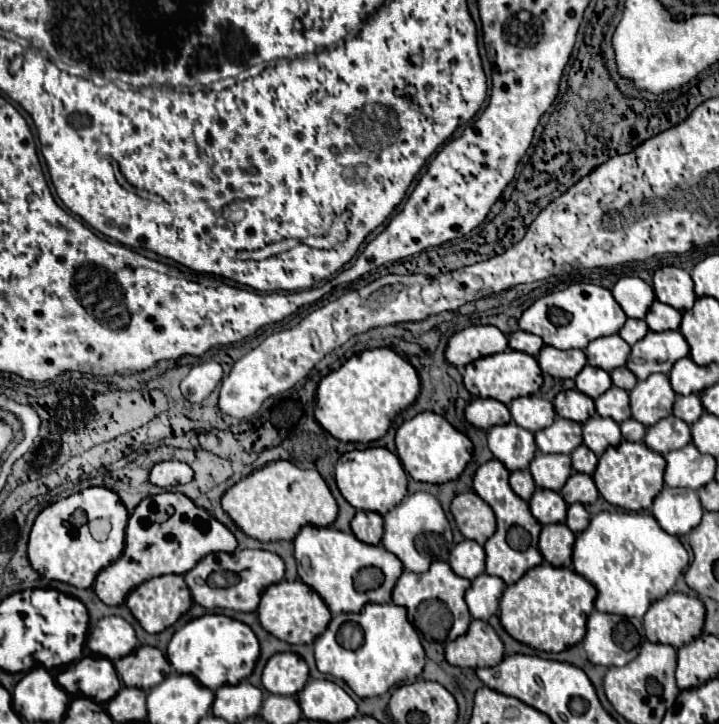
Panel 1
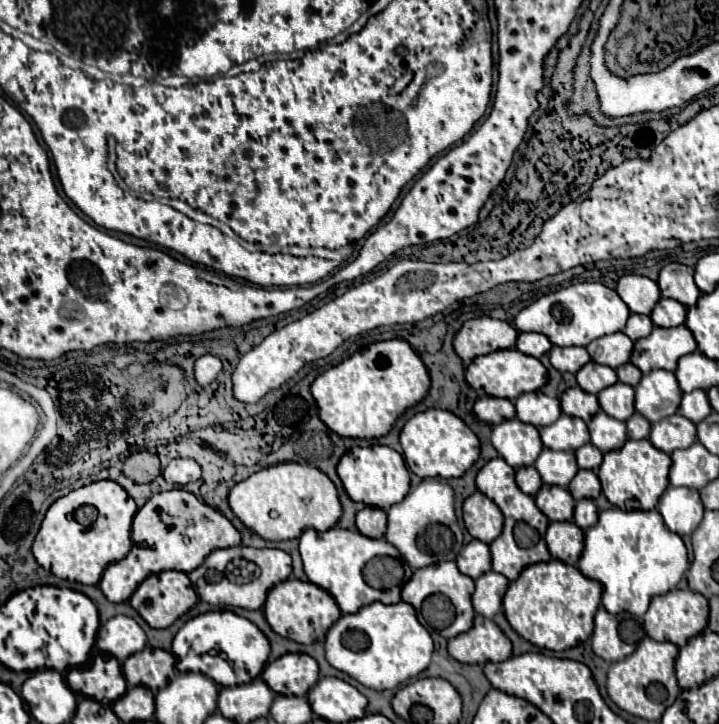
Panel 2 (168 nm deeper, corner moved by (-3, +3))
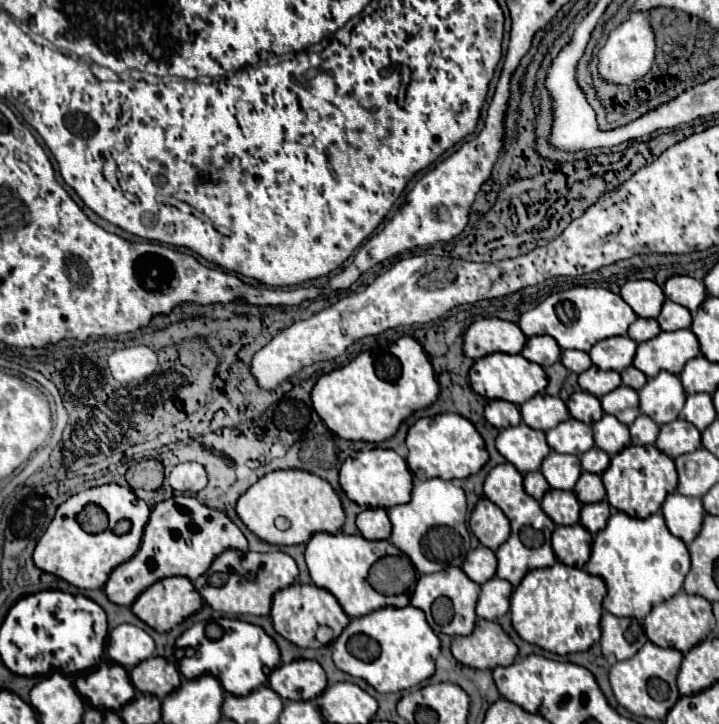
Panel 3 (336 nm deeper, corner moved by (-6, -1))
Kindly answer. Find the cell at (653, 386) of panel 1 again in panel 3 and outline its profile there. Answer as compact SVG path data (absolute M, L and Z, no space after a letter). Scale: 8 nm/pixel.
M663 370L655 378L649 378L639 390L639 400L641 412L661 426L679 416L685 402L685 390L675 374Z

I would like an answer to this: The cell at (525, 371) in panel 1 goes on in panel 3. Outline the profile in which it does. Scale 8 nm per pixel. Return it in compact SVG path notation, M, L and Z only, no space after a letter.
M489 354L485 358L475 360L475 364L469 370L469 384L471 388L489 400L507 400L511 404L523 404L529 398L533 398L537 392L545 390L547 386L547 376L543 368L535 362L529 362L521 354Z

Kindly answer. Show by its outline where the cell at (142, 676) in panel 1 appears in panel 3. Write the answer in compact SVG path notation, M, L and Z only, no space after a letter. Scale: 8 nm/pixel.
M151 656L147 662L139 662L139 666L131 670L131 682L143 694L165 698L171 690L181 686L181 674L179 668L167 658Z

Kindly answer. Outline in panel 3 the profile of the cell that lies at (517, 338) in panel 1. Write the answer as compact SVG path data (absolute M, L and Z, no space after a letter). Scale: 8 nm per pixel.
M533 336L533 338L527 338L527 344L521 354L529 362L535 362L535 364L547 368L561 358L561 348L551 336Z

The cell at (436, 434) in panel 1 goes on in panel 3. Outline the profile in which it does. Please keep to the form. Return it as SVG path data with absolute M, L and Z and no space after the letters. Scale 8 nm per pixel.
M437 414L433 418L419 418L409 428L405 444L409 448L407 466L419 480L435 476L443 480L463 480L471 474L477 474L489 460L481 434L467 418L459 414Z

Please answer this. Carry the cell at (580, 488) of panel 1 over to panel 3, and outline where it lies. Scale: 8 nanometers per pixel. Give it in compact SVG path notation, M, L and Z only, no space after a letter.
M583 472L575 484L575 494L577 494L579 502L583 502L583 504L605 500L605 488L601 482L601 476L591 474L591 472Z

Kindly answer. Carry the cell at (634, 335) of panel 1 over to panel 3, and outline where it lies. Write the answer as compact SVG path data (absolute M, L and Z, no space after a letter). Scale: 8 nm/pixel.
M637 318L631 326L629 326L629 338L635 342L645 342L655 338L661 332L657 320L653 318Z

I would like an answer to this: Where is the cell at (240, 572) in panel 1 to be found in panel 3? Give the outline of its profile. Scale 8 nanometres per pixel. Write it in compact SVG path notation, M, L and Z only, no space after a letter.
M227 550L213 560L209 570L199 576L193 584L203 596L205 604L217 612L225 614L255 614L267 616L271 610L271 600L277 590L291 586L297 578L299 570L295 560L285 552L241 552L241 550Z

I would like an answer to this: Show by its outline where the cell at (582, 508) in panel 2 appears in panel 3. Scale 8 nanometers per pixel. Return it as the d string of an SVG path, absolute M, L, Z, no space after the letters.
M595 502L595 504L583 504L581 506L581 524L595 536L609 518L609 504L607 502Z

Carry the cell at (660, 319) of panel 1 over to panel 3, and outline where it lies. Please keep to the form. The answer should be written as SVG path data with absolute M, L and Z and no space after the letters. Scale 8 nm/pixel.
M665 300L661 314L657 316L661 330L681 330L691 326L691 312L685 306L679 306L671 300Z

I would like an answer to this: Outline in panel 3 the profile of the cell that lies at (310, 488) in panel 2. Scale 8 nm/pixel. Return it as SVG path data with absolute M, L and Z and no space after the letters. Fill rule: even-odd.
M275 470L265 474L243 496L239 496L235 510L241 522L255 536L277 546L305 544L317 532L337 534L345 522L345 512L337 492L329 482L323 482L323 478L307 470ZM277 516L285 516L289 520L287 530L281 532L275 528L273 520Z

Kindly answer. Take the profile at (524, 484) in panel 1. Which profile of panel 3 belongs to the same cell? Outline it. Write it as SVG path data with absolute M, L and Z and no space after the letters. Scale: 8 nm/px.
M541 472L525 474L523 476L523 486L525 486L527 494L531 494L535 500L541 500L545 496L545 492L549 490L549 484L547 484L547 480Z

